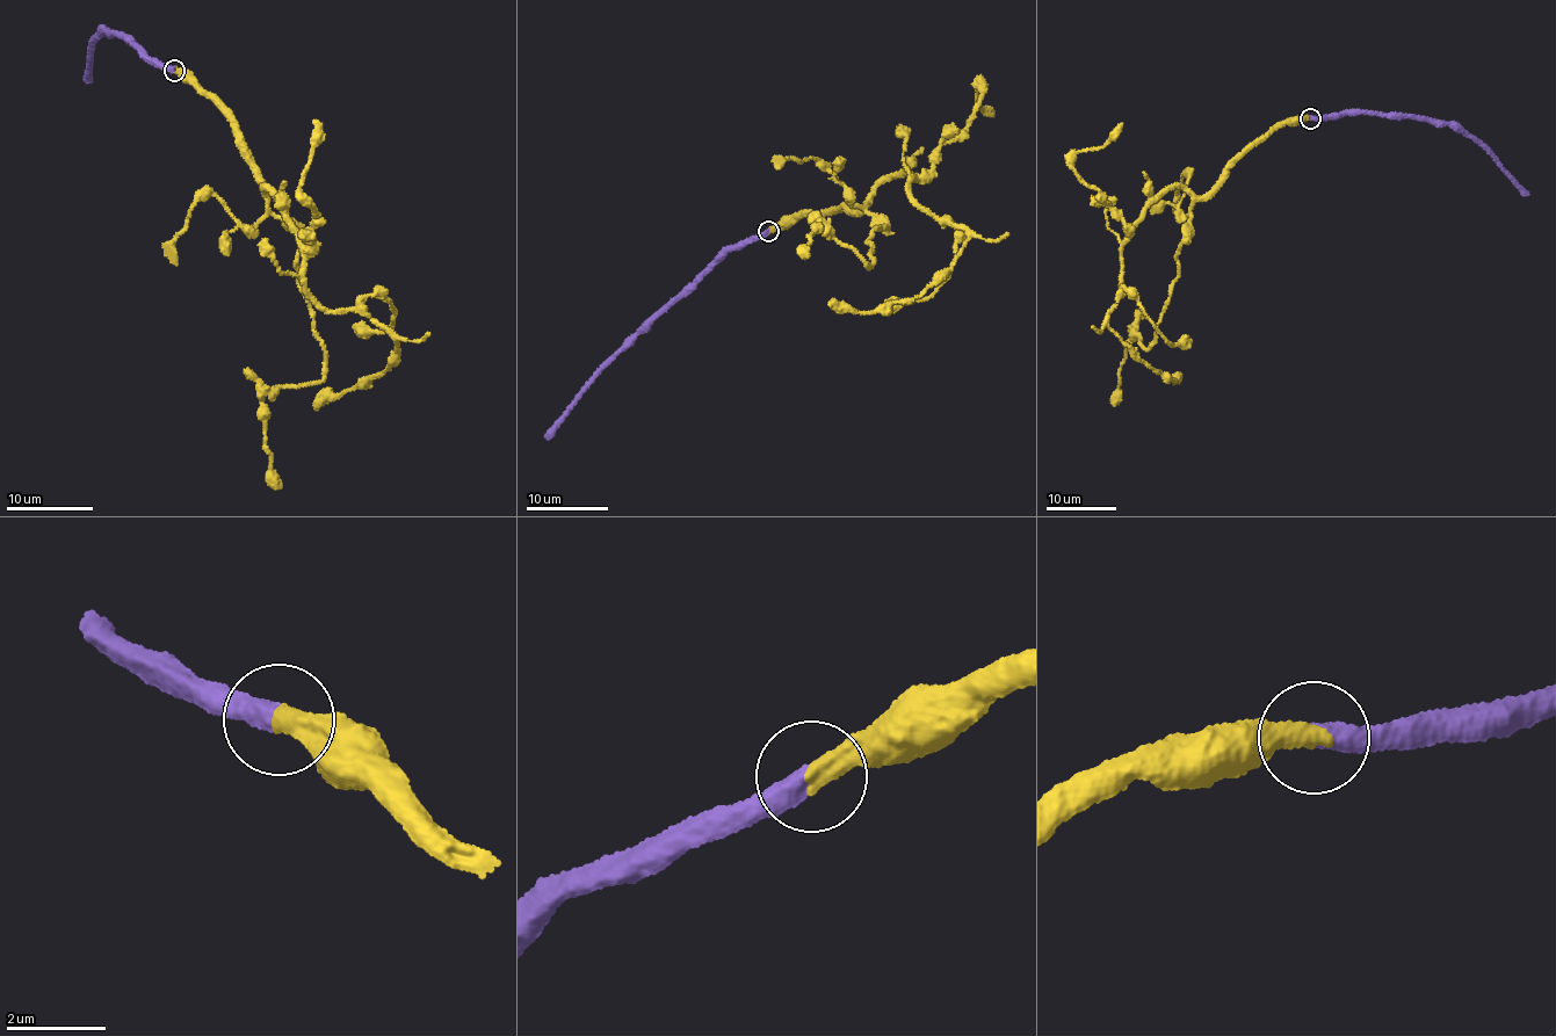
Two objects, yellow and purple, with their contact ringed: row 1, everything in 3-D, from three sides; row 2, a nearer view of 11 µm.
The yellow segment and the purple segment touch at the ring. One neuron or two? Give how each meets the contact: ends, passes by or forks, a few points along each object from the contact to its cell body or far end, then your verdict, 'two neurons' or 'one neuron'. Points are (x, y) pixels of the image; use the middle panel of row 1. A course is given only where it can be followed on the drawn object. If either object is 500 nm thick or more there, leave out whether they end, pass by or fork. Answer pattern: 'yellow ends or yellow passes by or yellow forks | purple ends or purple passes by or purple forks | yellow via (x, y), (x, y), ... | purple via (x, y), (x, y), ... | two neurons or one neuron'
yellow ends | purple ends | yellow via (769, 231), (851, 214), (904, 173), (918, 208), (967, 231), (956, 261), (918, 295), (866, 312), (829, 303) | purple via (767, 231), (729, 250), (690, 289), (608, 361), (547, 439) | one neuron

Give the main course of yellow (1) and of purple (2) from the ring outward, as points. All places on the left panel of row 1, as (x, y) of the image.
1: (175, 70), (231, 113), (295, 231), (304, 291), (366, 312), (399, 349), (313, 405)
2: (173, 69), (161, 67), (140, 45), (136, 45), (131, 36), (109, 29), (95, 38), (91, 73), (87, 78)

